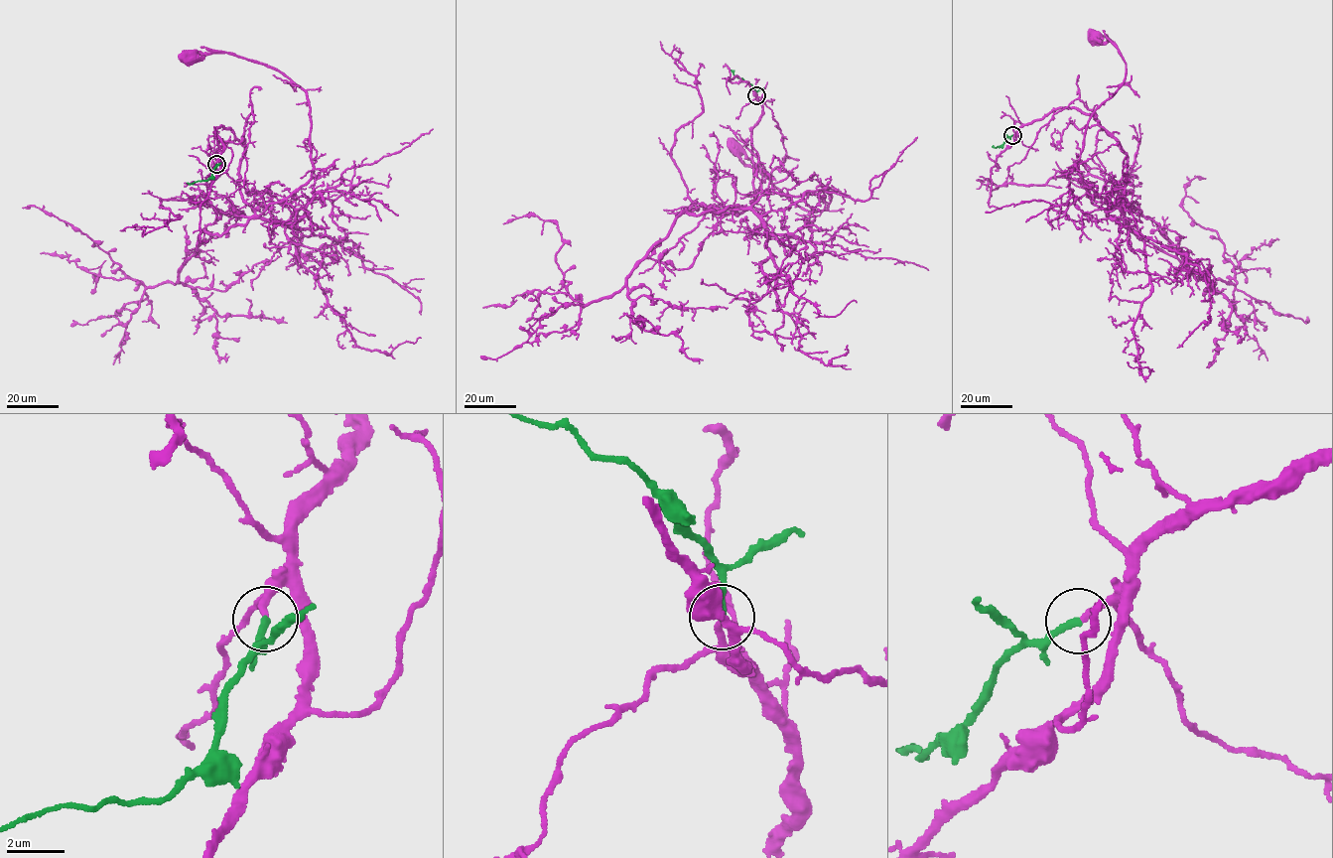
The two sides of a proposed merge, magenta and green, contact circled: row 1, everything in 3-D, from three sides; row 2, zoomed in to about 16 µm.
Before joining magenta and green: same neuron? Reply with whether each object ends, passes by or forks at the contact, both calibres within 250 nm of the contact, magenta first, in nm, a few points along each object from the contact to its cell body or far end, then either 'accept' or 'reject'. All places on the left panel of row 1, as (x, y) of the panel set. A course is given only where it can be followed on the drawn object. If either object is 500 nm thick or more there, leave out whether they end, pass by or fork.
magenta ends | green ends | 240/240 nm | magenta via (216, 164), (222, 125), (259, 215), (311, 177), (311, 110), (278, 71), (191, 57) | green via (216, 164), (206, 181), (188, 183) | accept

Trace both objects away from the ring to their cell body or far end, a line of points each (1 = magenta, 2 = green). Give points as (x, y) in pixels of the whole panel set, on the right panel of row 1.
1: (1013, 135), (1059, 108), (1092, 114), (1127, 155), (1109, 207), (1086, 197), (1078, 160), (1127, 71), (1092, 37)
2: (1013, 135), (999, 147), (993, 145)

